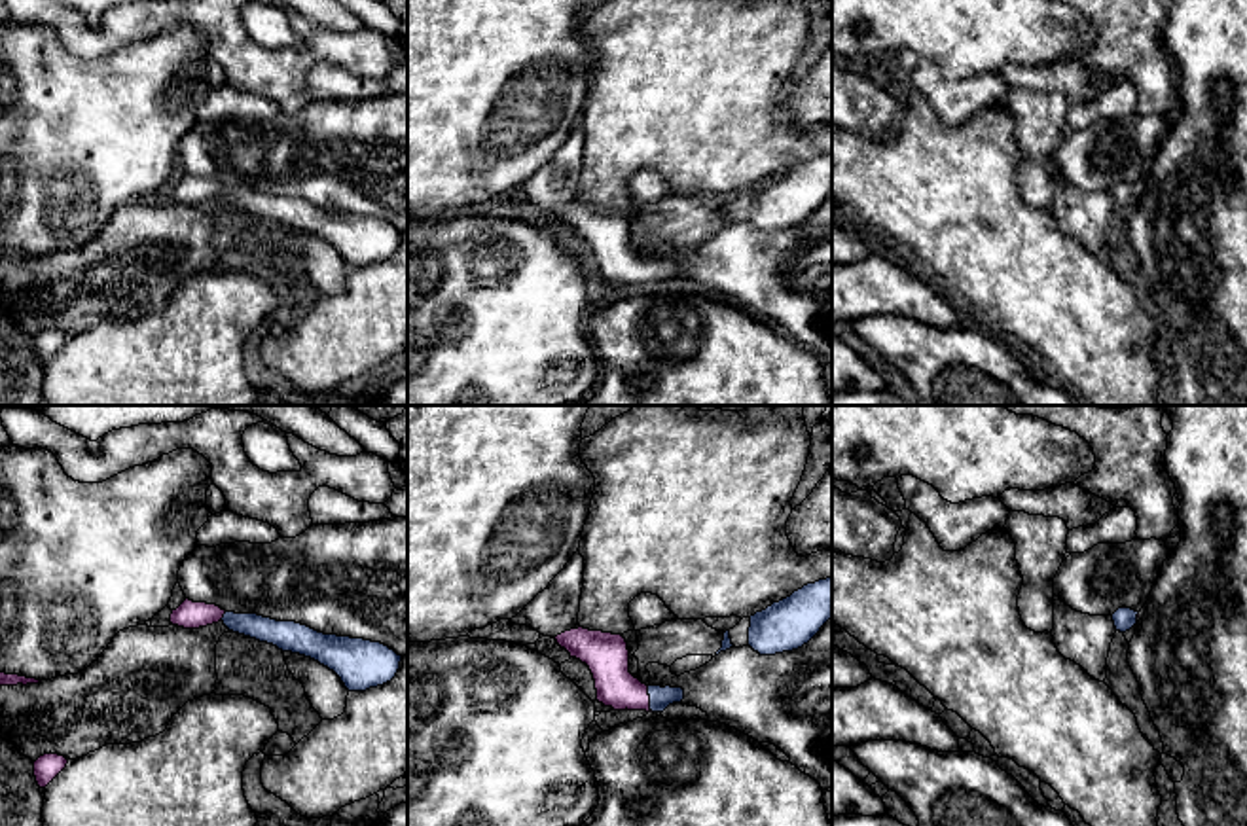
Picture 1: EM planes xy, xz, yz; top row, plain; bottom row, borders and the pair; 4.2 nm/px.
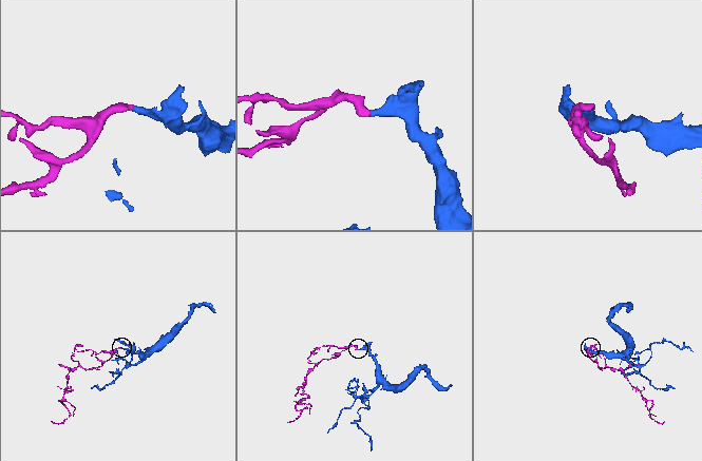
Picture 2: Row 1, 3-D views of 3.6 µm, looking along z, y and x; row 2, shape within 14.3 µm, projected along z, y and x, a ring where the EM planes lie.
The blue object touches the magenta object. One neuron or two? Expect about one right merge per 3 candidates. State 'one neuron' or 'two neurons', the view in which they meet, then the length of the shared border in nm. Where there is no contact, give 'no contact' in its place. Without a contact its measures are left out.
one neuron; contact in xz; length 110 nm

